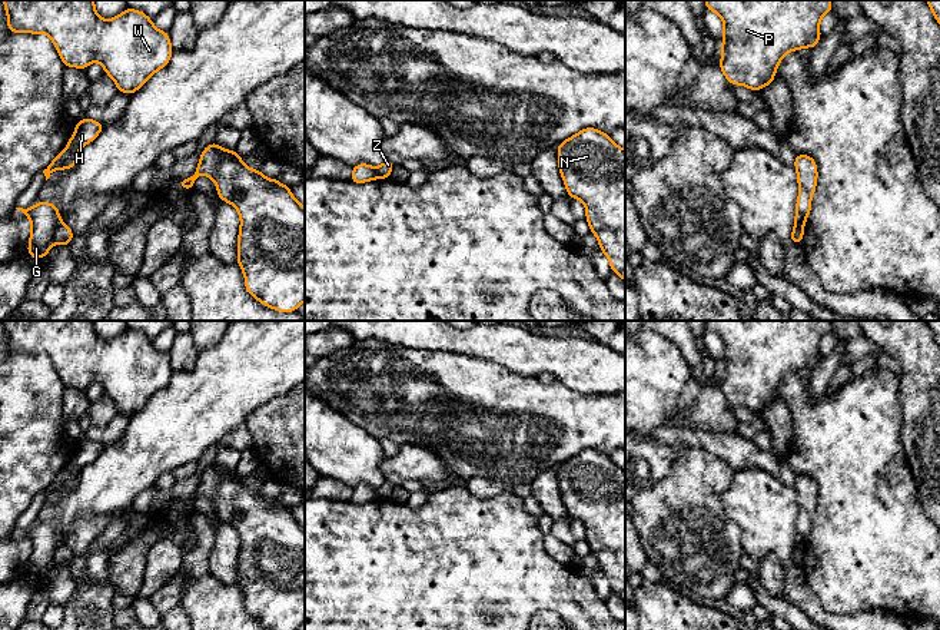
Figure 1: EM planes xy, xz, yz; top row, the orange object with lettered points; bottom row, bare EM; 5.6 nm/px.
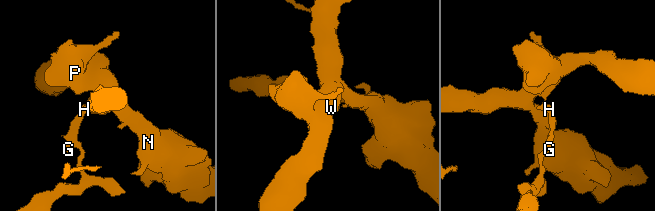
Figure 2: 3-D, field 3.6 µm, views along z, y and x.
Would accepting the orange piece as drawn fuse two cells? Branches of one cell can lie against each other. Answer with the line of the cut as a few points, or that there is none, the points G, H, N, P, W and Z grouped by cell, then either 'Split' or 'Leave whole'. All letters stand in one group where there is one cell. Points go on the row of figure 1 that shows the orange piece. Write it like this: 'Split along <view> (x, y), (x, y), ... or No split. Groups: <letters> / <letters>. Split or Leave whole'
Split along xy (62, 222), (53, 235), (55, 242). Groups: G H N P W / Z. Split

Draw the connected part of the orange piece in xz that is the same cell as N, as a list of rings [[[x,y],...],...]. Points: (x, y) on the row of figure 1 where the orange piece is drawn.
[[[595,127],[582,129],[557,149],[568,196],[585,205],[598,249],[625,282],[625,149]]]

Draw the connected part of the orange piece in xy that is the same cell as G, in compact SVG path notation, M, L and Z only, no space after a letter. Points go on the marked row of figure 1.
M37 202L29 209L16 209L21 210L31 223L27 255L43 259L56 243L53 235L62 223L59 206L50 202Z

